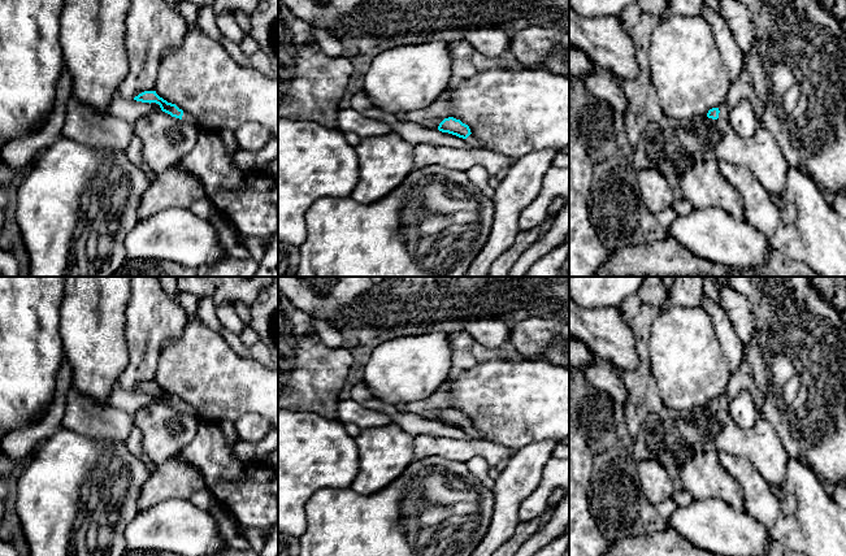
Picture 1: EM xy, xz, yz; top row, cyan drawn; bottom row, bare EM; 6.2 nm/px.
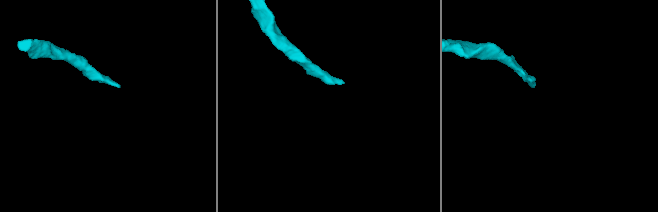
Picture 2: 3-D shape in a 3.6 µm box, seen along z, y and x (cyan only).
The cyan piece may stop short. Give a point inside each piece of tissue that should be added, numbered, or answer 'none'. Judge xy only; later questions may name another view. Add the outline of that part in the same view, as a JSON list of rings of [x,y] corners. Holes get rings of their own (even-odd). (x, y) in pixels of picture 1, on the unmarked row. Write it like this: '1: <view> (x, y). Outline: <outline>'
1: xy (186, 408). Outline: [[[183,401],[182,411],[185,413],[194,416],[198,420],[199,423],[207,423],[205,420],[203,418],[203,416],[192,405],[190,405],[185,401]]]

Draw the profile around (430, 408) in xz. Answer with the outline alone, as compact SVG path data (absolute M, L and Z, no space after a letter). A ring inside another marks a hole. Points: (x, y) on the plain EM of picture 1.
M447 381L439 391L428 399L405 404L405 409L409 413L422 416L424 418L438 421L439 414L444 409L454 408L450 392L451 383Z

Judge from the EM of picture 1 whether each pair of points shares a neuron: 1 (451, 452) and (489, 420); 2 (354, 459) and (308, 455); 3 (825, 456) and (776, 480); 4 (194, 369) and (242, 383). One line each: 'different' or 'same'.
1: different
2: same
3: different
4: same

